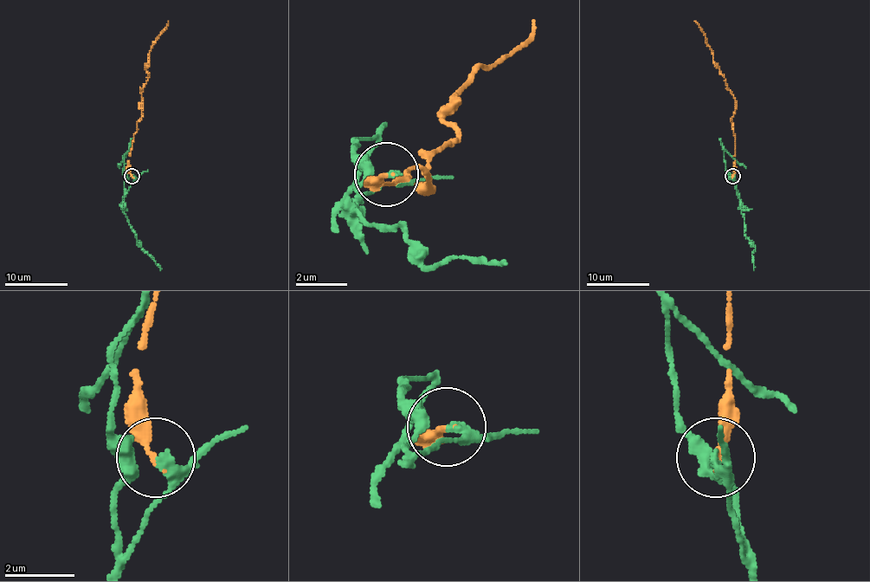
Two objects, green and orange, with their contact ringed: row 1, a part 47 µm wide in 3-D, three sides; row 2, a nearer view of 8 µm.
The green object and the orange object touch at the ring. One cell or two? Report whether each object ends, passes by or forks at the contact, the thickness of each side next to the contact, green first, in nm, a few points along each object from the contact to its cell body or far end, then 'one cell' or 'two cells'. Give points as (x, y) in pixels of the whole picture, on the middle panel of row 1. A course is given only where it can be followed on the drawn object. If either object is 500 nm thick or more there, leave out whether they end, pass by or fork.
green passes by; orange ends there; 190 nm thick on the green side, 240 nm on the other; green runs (388, 172), (394, 185), (356, 204), (356, 210), (369, 223), (394, 223), (426, 268), (477, 255), (503, 261); orange runs (388, 172), (375, 185), (420, 166), (426, 185), (426, 166), (458, 134), (445, 114), (535, 19); two cells

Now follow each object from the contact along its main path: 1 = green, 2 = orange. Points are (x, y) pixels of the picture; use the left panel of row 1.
1: (132, 176), (133, 183), (124, 198), (124, 214), (141, 247), (160, 270)
2: (132, 176), (129, 152), (139, 118), (141, 90), (149, 74), (146, 65), (149, 50), (168, 21)

